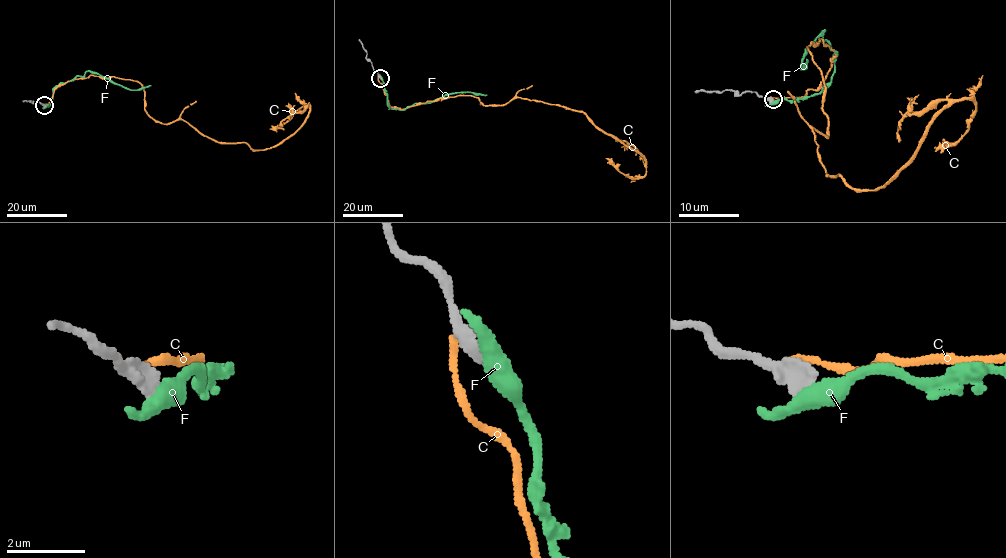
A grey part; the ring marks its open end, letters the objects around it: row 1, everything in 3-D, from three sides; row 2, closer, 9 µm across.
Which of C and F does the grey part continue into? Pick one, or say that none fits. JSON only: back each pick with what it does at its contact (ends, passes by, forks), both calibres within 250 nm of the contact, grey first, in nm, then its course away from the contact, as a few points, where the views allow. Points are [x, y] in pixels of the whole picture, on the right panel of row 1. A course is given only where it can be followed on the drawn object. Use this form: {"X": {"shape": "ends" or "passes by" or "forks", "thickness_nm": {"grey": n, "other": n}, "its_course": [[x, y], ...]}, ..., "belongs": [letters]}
{"belongs": []}

